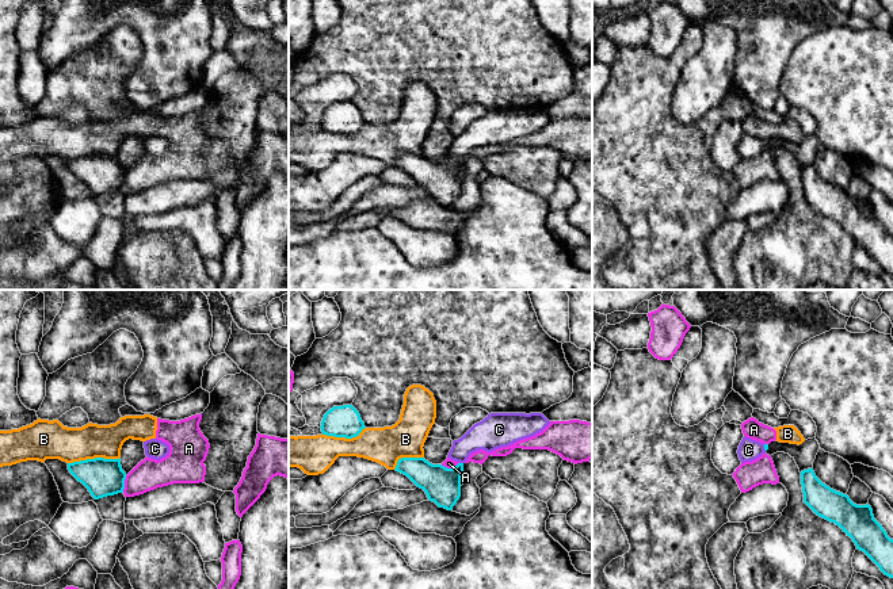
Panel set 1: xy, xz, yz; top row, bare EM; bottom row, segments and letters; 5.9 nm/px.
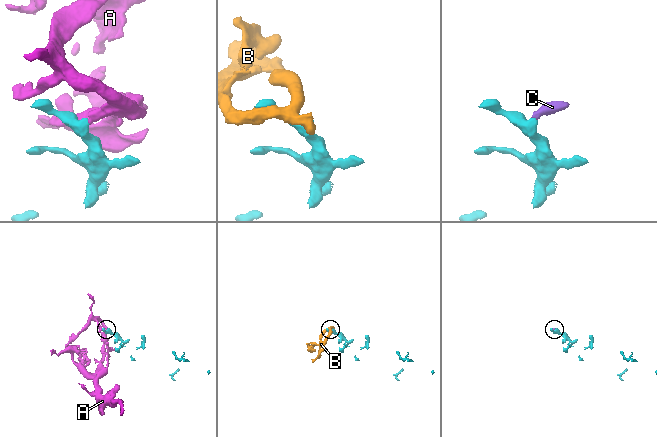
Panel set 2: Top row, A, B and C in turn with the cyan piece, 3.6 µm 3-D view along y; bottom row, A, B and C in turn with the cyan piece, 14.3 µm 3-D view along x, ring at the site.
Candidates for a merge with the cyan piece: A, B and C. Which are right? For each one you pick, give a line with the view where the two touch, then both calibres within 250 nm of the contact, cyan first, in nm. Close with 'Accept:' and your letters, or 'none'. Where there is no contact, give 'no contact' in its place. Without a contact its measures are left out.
C: meets cyan in xz; 220 nm thick on the cyan side, 190 nm on the other
Accept: C

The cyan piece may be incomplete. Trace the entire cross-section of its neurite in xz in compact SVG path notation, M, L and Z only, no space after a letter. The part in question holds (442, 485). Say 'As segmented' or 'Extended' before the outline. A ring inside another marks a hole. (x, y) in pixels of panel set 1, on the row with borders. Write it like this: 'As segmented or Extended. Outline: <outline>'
Extended. Outline: M491 413L474 424L461 439L453 441L447 455L458 464L447 468L424 458L401 458L396 471L423 489L430 501L451 510L461 497L461 474L468 458L480 450L492 452L542 432L550 421L542 413Z

